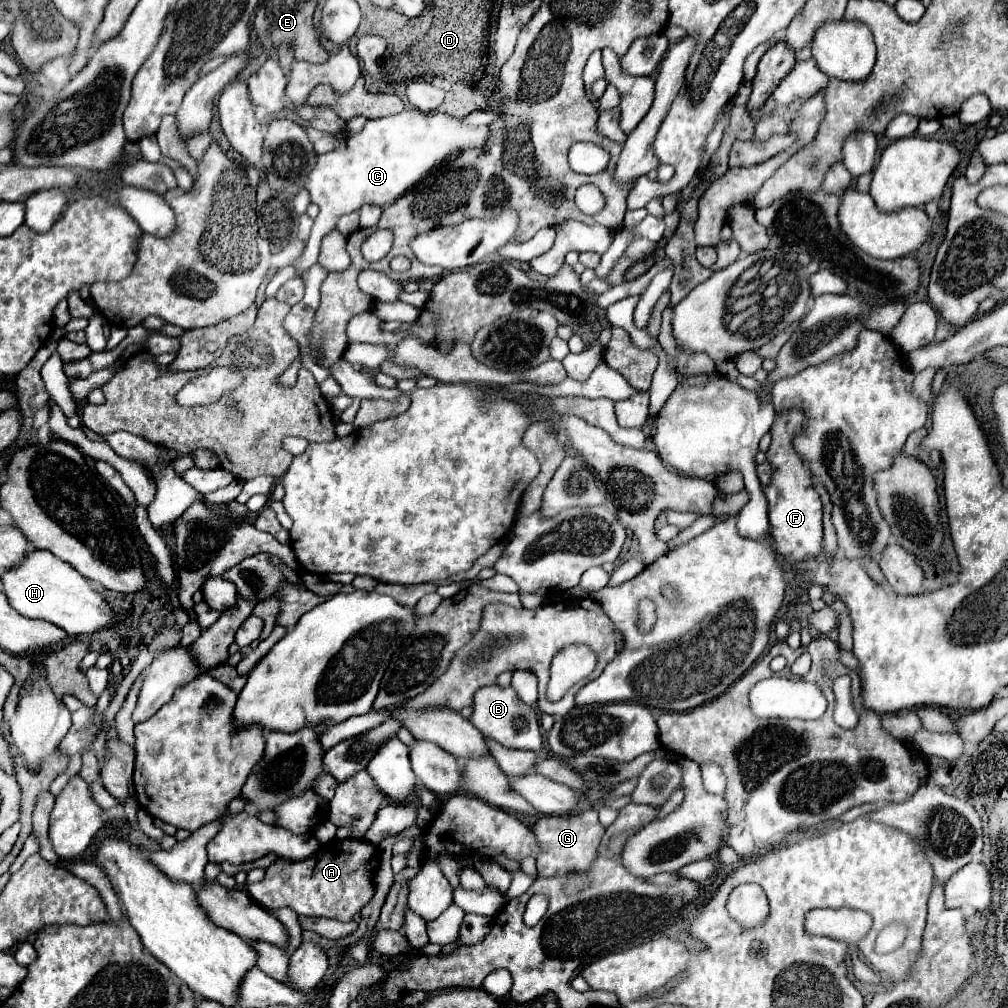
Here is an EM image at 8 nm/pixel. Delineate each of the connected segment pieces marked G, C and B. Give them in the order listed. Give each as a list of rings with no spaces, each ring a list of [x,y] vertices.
[[[588,809],[578,815],[562,815],[562,817],[540,817],[532,829],[538,837],[538,843],[542,851],[536,857],[536,868],[540,877],[552,877],[552,875],[566,875],[570,871],[584,871],[588,869],[594,859],[598,857],[598,847],[604,837],[606,827],[598,821],[598,811]]]
[[[402,111],[392,117],[370,119],[362,133],[346,135],[346,141],[340,139],[338,147],[326,155],[320,155],[316,167],[308,173],[306,189],[312,195],[312,203],[320,207],[320,213],[314,219],[312,235],[302,255],[292,263],[296,275],[302,277],[318,261],[320,241],[326,233],[330,233],[330,229],[336,229],[340,215],[352,213],[362,205],[384,207],[394,203],[452,155],[484,147],[488,135],[488,125],[474,127],[448,113]]]
[[[488,685],[484,689],[476,691],[474,697],[474,713],[470,717],[472,725],[482,731],[484,737],[510,747],[510,749],[528,749],[528,751],[540,751],[542,747],[542,735],[540,735],[540,725],[536,719],[536,713],[530,705],[524,705],[516,691],[512,687],[498,687],[498,685]]]

